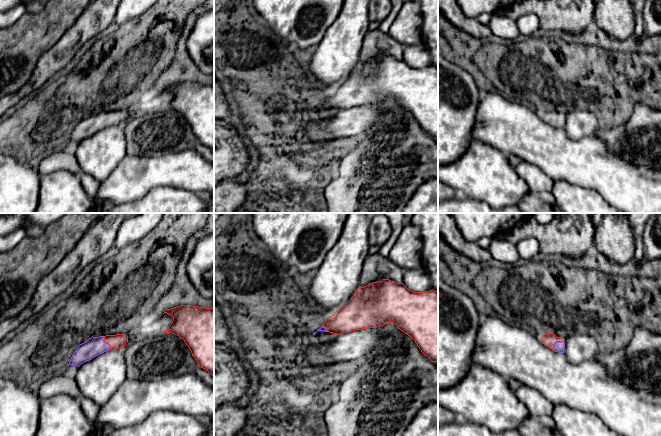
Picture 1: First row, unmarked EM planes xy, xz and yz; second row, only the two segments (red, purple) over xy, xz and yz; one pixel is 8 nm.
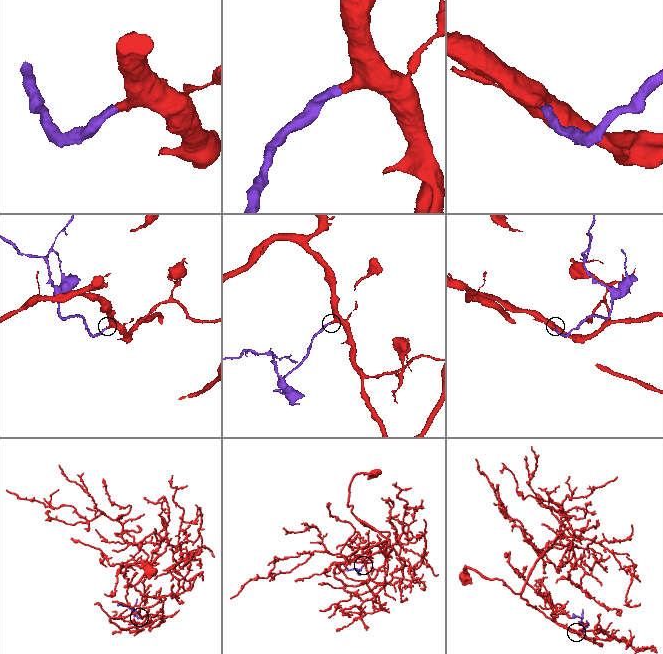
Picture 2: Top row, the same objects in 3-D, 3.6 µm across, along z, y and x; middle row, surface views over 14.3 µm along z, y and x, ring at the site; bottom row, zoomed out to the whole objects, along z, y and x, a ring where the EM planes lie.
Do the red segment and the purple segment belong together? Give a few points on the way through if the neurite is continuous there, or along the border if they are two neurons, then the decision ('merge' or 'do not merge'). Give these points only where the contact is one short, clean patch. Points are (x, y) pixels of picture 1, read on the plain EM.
runs through xy (117, 117), (106, 118), (94, 122); merge

